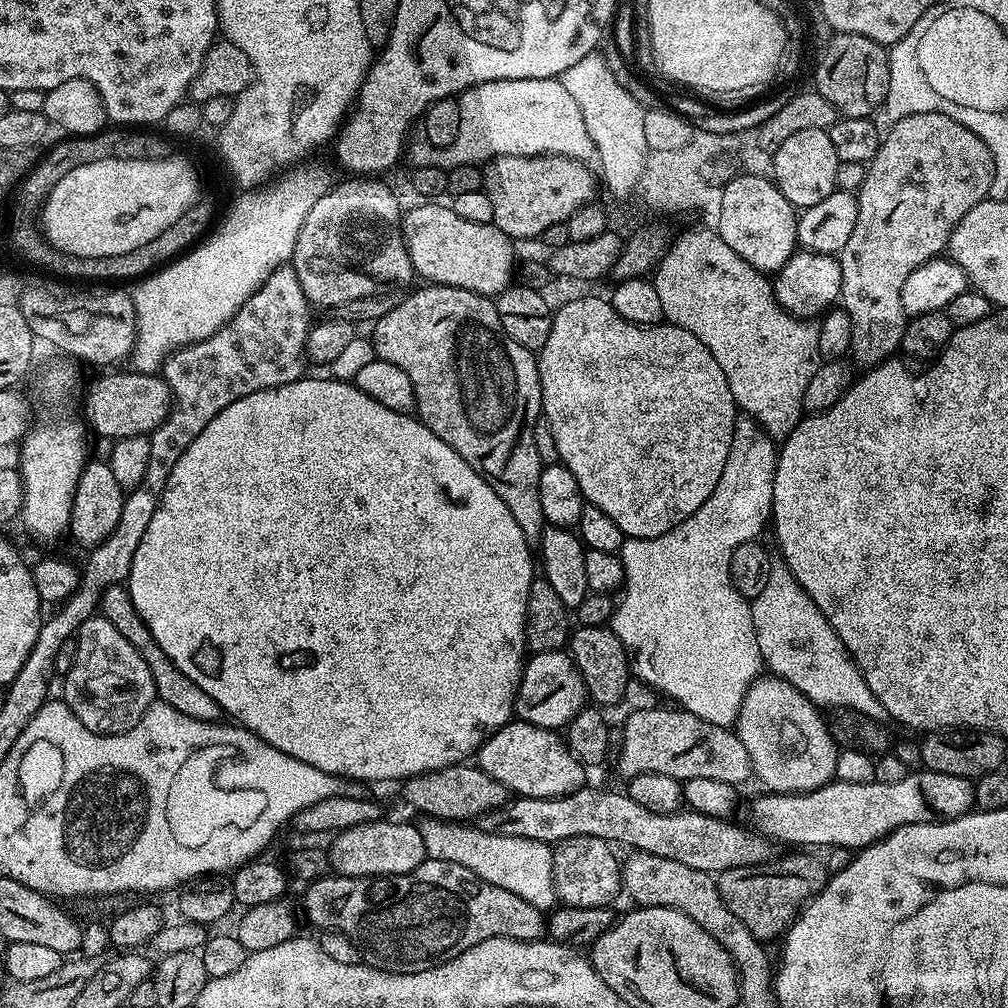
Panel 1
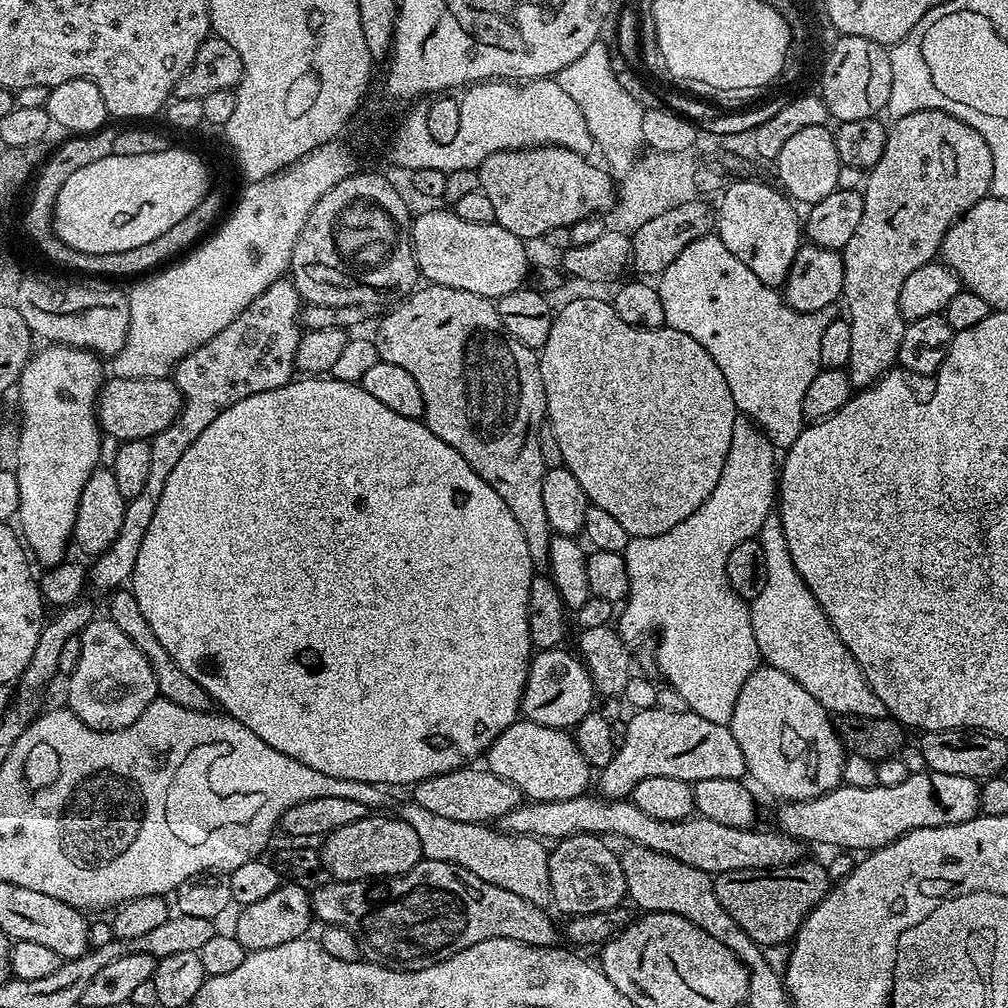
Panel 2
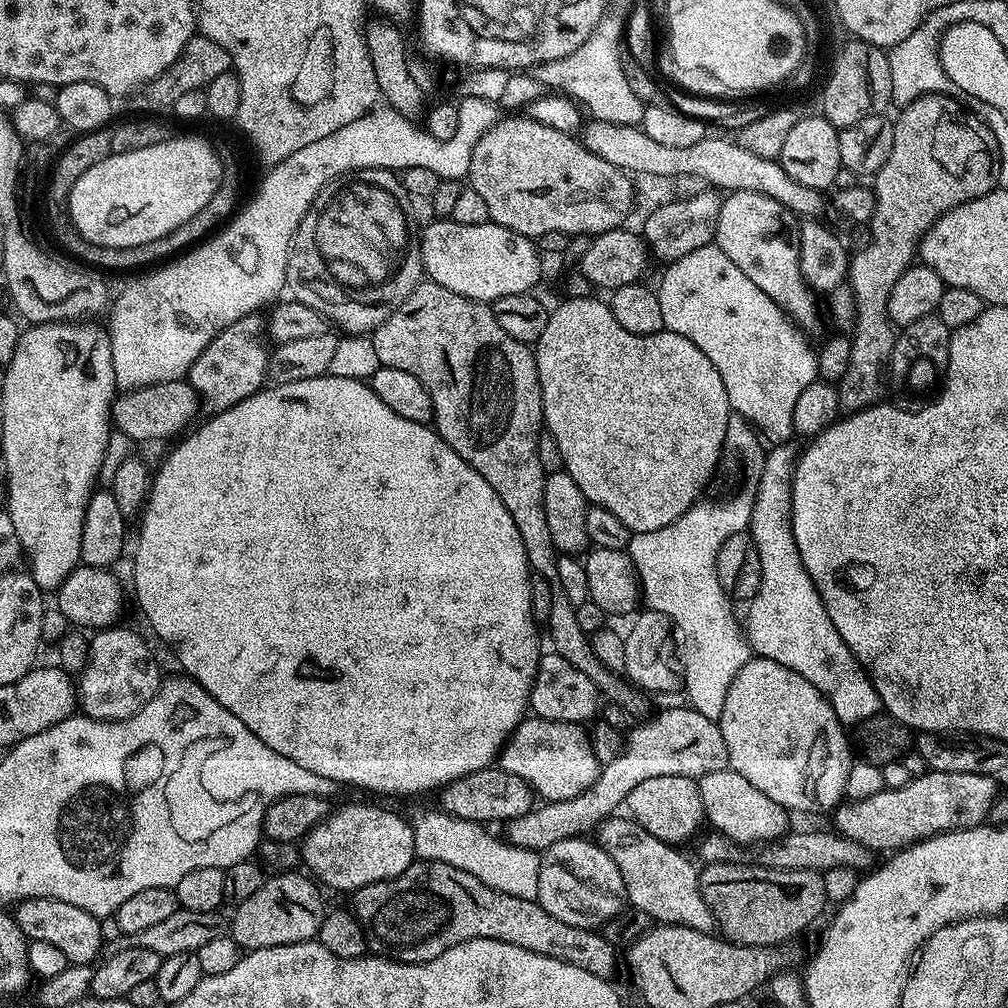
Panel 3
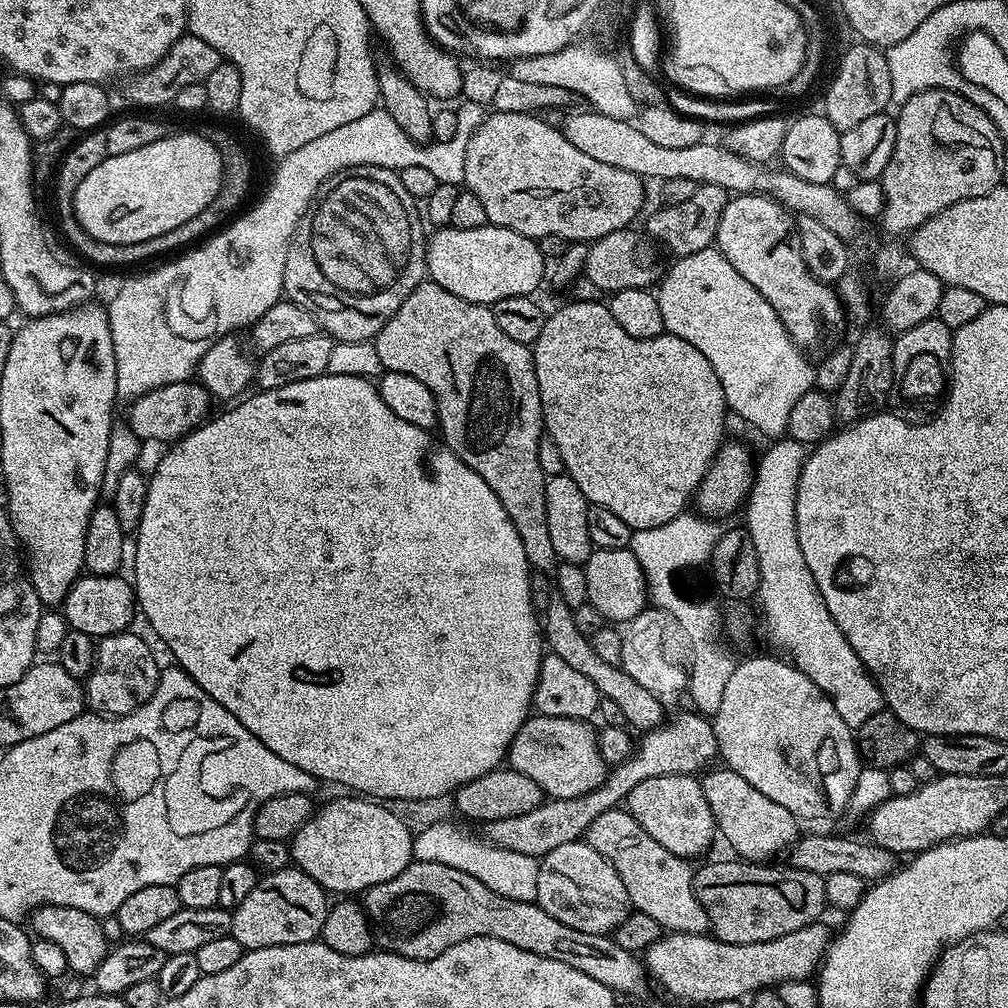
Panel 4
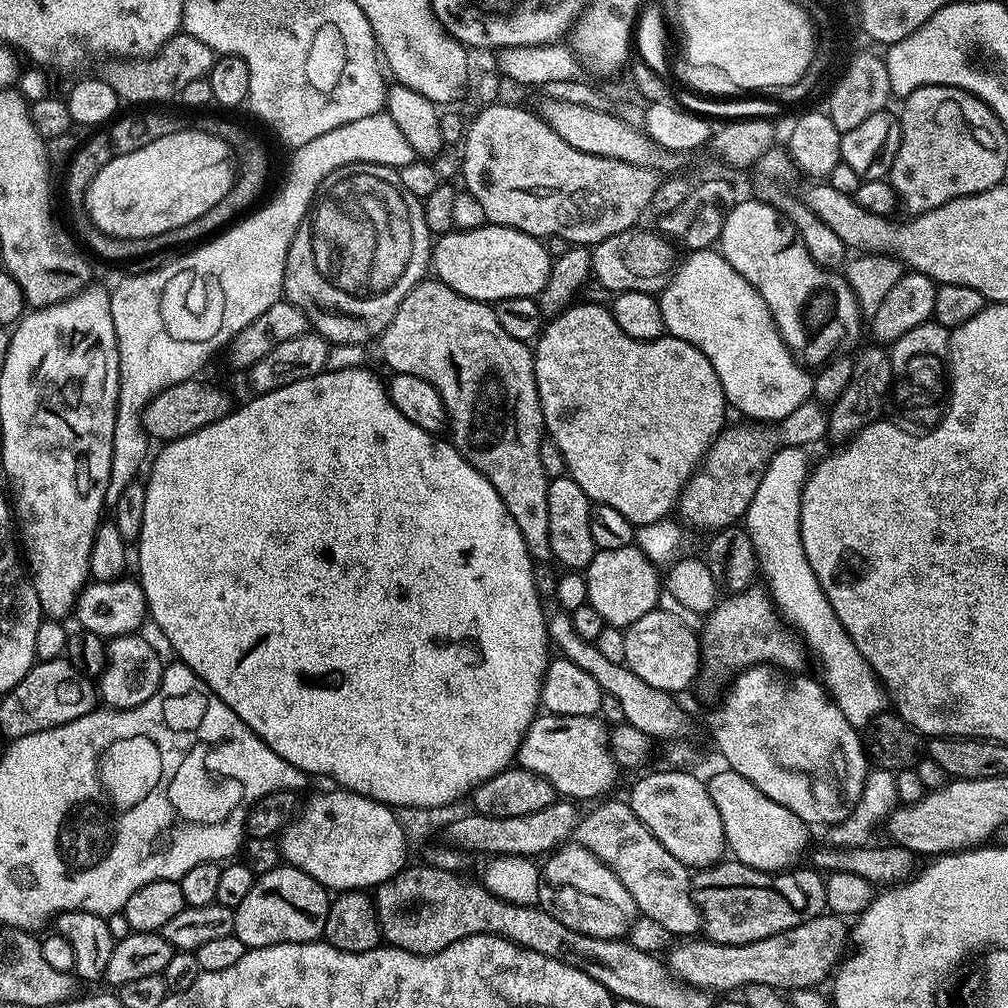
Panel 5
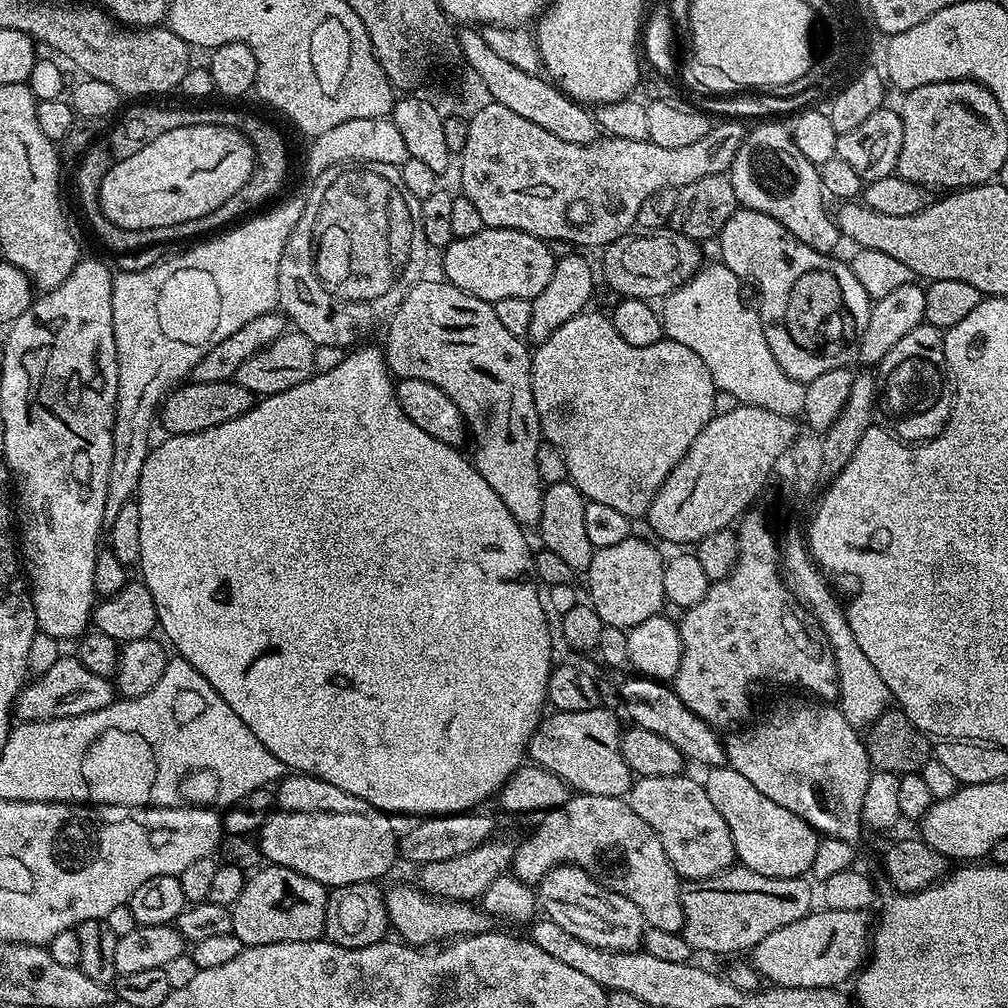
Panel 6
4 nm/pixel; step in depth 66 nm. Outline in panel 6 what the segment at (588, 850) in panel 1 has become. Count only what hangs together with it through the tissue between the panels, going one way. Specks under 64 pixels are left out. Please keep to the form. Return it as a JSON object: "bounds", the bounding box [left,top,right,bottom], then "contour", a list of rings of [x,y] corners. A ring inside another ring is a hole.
{"bounds":[536,867,646,952],"contour":[[[556,867],[543,877],[536,893],[545,917],[587,945],[611,952],[628,952],[635,951],[643,943],[646,925],[638,906],[624,895],[602,887],[578,867]]]}

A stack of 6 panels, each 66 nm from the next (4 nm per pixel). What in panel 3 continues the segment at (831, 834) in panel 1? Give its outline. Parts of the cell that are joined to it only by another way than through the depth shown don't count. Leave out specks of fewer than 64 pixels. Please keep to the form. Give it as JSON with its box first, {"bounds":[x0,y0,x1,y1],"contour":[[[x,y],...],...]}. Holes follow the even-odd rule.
{"bounds":[835,771,998,854],"contour":[[[927,771],[924,776],[913,776],[906,786],[884,788],[878,794],[870,794],[861,800],[848,800],[835,809],[835,831],[846,838],[866,846],[873,853],[891,854],[909,848],[919,840],[941,836],[944,832],[957,832],[959,828],[979,828],[988,818],[992,801],[998,795],[997,781],[982,774],[950,774],[949,772]]]}

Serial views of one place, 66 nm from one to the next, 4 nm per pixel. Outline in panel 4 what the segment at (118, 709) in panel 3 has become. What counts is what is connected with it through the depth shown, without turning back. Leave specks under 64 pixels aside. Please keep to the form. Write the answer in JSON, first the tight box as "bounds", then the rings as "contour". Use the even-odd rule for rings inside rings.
{"bounds":[86,630,161,716],"contour":[[[132,630],[112,632],[99,637],[96,664],[86,678],[86,704],[93,713],[106,716],[125,716],[142,706],[154,694],[160,681],[161,665],[156,665],[152,648]]]}

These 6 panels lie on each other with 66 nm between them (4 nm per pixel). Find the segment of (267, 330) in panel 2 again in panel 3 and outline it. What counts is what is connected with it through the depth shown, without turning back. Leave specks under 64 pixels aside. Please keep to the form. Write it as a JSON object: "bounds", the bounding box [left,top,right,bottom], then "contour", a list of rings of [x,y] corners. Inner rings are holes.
{"bounds":[186,314,270,417],"contour":[[[260,314],[243,316],[238,322],[226,326],[226,330],[219,332],[190,366],[186,379],[196,391],[196,399],[205,417],[222,414],[222,410],[238,406],[238,402],[265,387],[270,376],[270,348],[268,350],[266,320],[262,317]]]}

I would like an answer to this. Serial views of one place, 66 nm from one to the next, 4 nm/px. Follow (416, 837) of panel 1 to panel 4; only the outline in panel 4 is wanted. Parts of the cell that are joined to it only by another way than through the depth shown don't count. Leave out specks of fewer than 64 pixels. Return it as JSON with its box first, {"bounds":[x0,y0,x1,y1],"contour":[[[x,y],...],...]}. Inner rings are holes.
{"bounds":[290,794,413,894],"contour":[[[340,794],[337,800],[319,805],[318,811],[290,841],[290,860],[329,893],[363,894],[375,884],[390,882],[413,863],[413,833],[391,812],[391,807],[372,798]]]}

